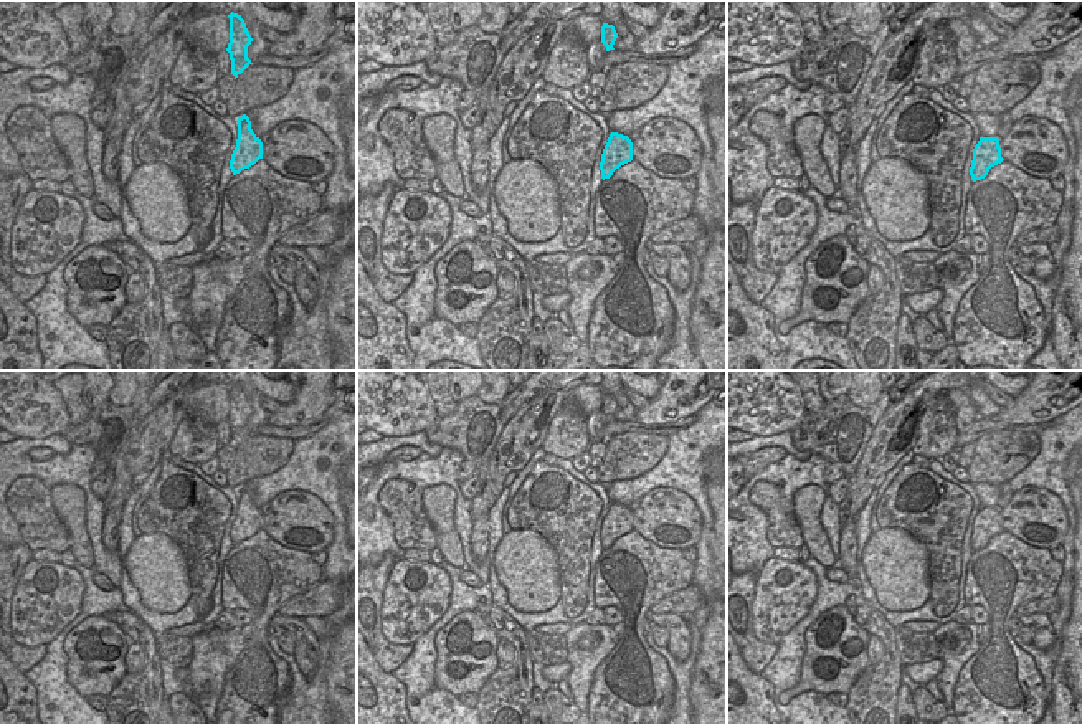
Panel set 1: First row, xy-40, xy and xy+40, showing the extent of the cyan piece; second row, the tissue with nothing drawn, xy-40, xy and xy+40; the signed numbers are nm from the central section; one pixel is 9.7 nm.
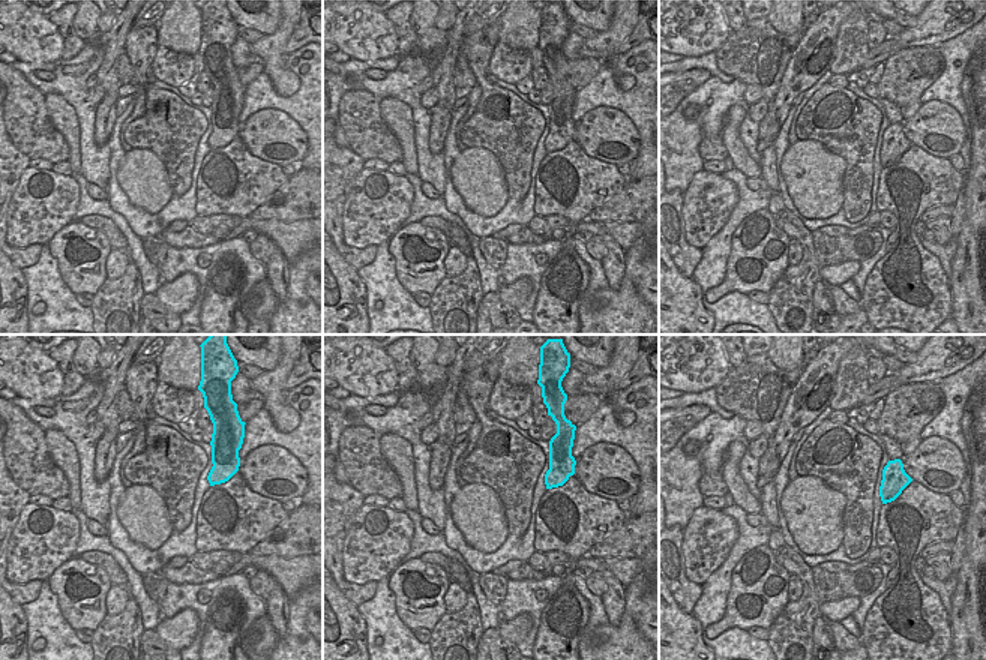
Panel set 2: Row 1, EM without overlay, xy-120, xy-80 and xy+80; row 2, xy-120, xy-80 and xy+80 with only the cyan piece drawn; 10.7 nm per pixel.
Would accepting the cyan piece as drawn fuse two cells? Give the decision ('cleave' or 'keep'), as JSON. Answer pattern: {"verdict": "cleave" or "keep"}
{"verdict": "keep"}

